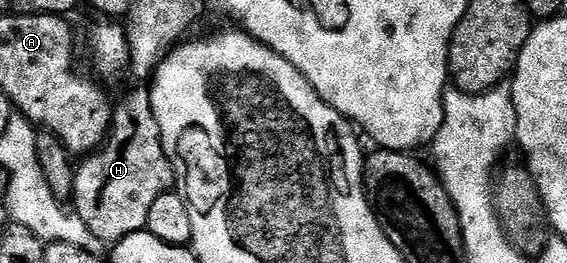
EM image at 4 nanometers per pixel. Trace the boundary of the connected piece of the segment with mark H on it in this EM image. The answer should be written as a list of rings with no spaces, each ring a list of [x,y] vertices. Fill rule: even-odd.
[[[149,89],[134,90],[126,94],[114,107],[114,119],[110,121],[110,133],[106,141],[92,154],[85,155],[74,171],[74,196],[72,210],[88,224],[88,232],[102,242],[113,244],[132,236],[138,230],[146,229],[148,212],[152,212],[152,204],[160,200],[160,196],[171,193],[175,185],[174,169],[170,158],[164,152],[160,124],[156,120],[156,112],[152,108]]]

